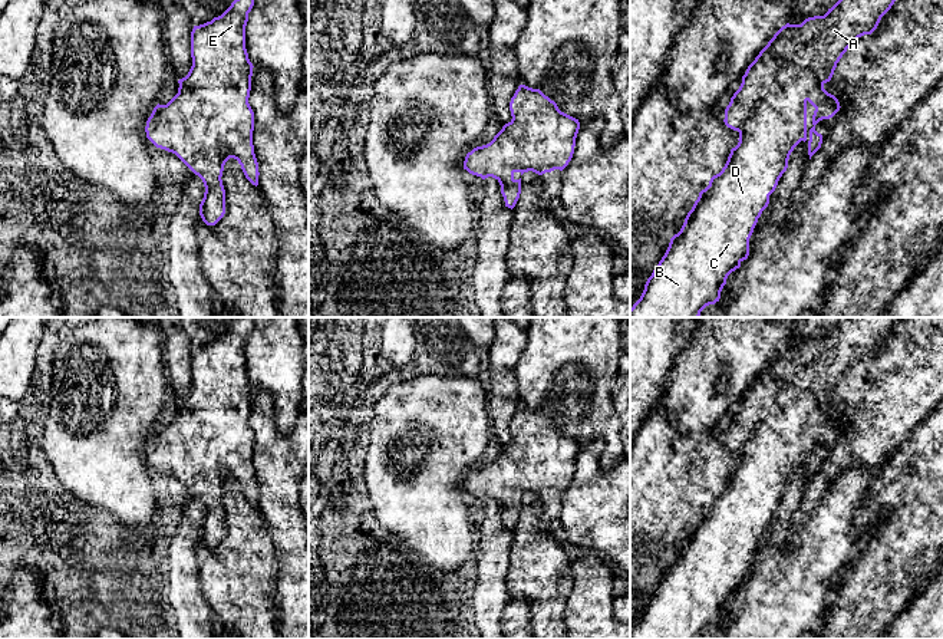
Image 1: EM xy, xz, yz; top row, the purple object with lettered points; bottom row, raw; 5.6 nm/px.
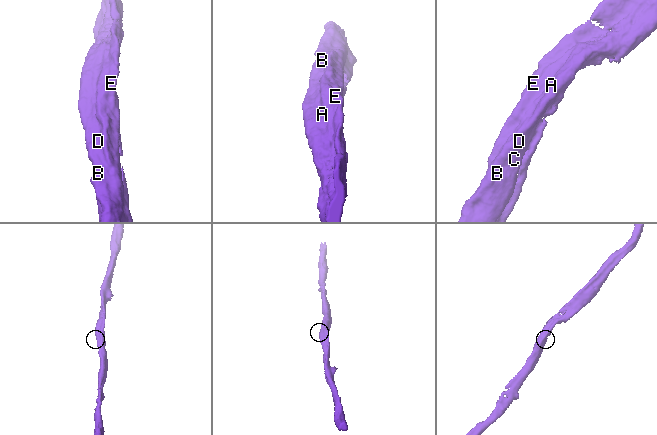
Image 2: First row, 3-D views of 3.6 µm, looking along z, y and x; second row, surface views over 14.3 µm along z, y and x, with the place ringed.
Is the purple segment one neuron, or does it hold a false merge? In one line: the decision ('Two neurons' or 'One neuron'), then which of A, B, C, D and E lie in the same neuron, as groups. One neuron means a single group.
One neuron. Groups: A B C D E

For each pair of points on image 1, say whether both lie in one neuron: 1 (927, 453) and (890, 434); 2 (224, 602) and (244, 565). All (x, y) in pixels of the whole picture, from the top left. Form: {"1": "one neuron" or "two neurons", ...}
{"1": "two neurons", "2": "one neuron"}

